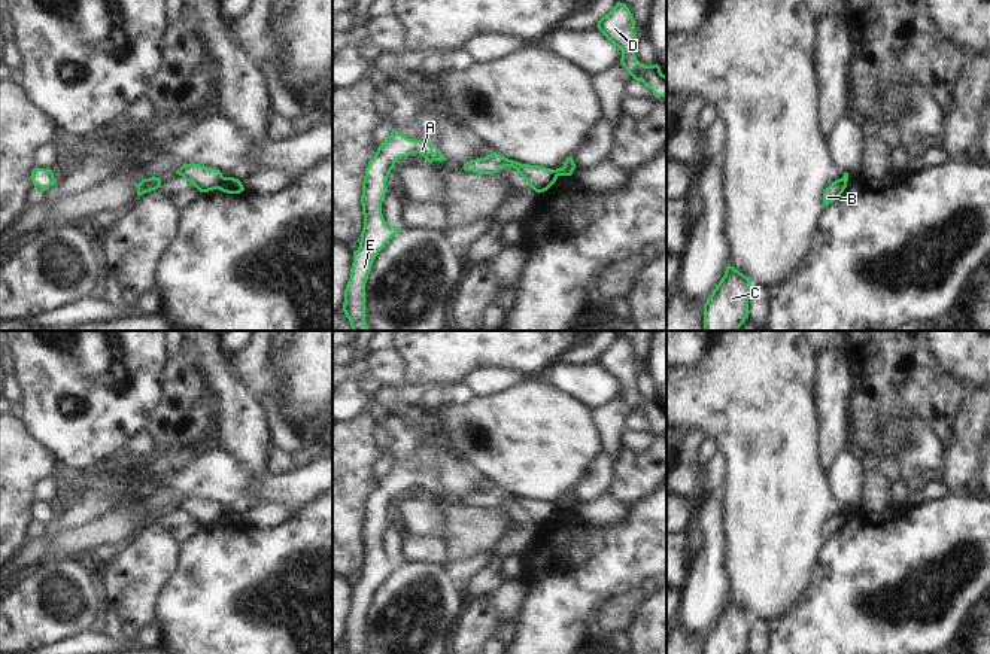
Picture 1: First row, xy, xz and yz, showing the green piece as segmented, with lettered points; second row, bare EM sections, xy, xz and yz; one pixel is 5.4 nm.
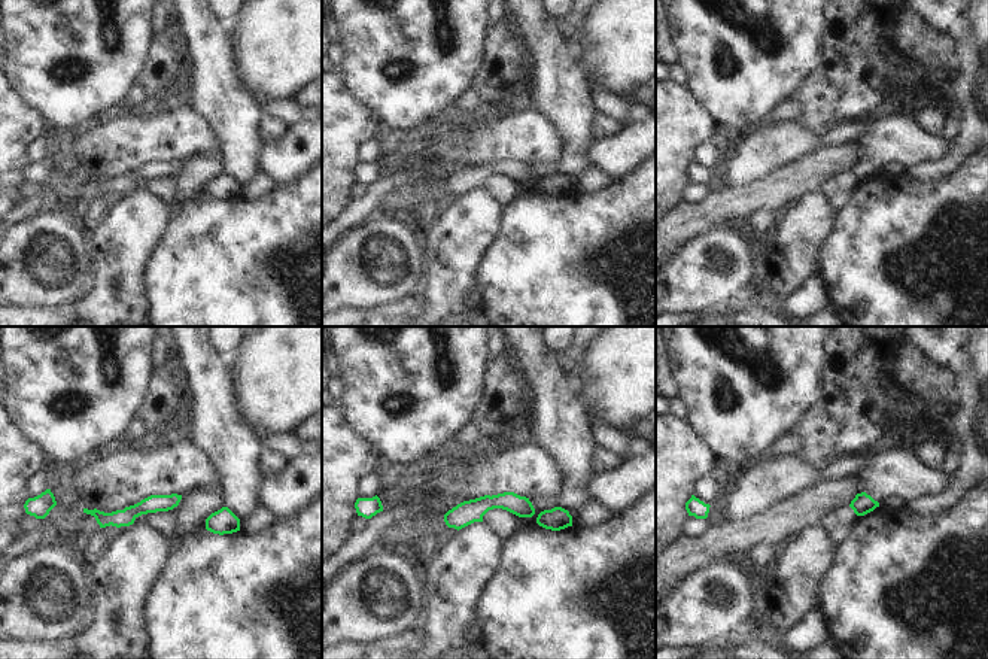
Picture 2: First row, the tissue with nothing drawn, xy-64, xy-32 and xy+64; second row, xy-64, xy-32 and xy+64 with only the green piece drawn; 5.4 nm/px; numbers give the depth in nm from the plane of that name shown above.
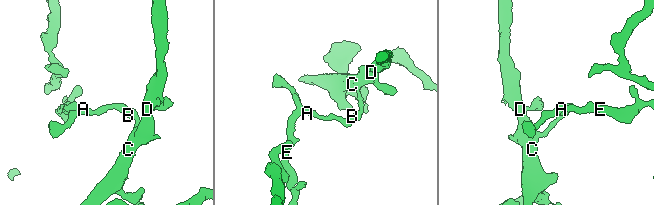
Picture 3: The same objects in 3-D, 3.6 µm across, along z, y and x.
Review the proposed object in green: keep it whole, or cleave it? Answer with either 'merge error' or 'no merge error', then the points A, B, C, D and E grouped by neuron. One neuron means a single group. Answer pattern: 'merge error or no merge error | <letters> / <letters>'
merge error | A E / B C D

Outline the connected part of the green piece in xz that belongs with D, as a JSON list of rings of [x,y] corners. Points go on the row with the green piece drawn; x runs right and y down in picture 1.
[[[625,3],[616,6],[598,21],[598,30],[622,51],[620,64],[635,79],[641,80],[658,97],[666,97],[666,76],[658,64],[644,66],[637,57],[635,19]]]

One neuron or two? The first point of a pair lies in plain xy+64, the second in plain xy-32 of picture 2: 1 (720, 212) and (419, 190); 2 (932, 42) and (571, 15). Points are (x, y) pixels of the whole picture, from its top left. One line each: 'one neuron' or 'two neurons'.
1: one neuron
2: one neuron

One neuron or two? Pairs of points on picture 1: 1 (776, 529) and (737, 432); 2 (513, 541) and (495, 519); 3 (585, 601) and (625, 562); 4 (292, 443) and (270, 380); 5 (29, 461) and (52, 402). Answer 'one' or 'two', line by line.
1: one
2: two
3: one
4: one
5: two

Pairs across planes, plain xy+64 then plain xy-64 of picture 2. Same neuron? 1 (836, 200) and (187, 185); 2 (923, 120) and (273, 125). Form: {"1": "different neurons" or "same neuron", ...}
{"1": "different neurons", "2": "same neuron"}

